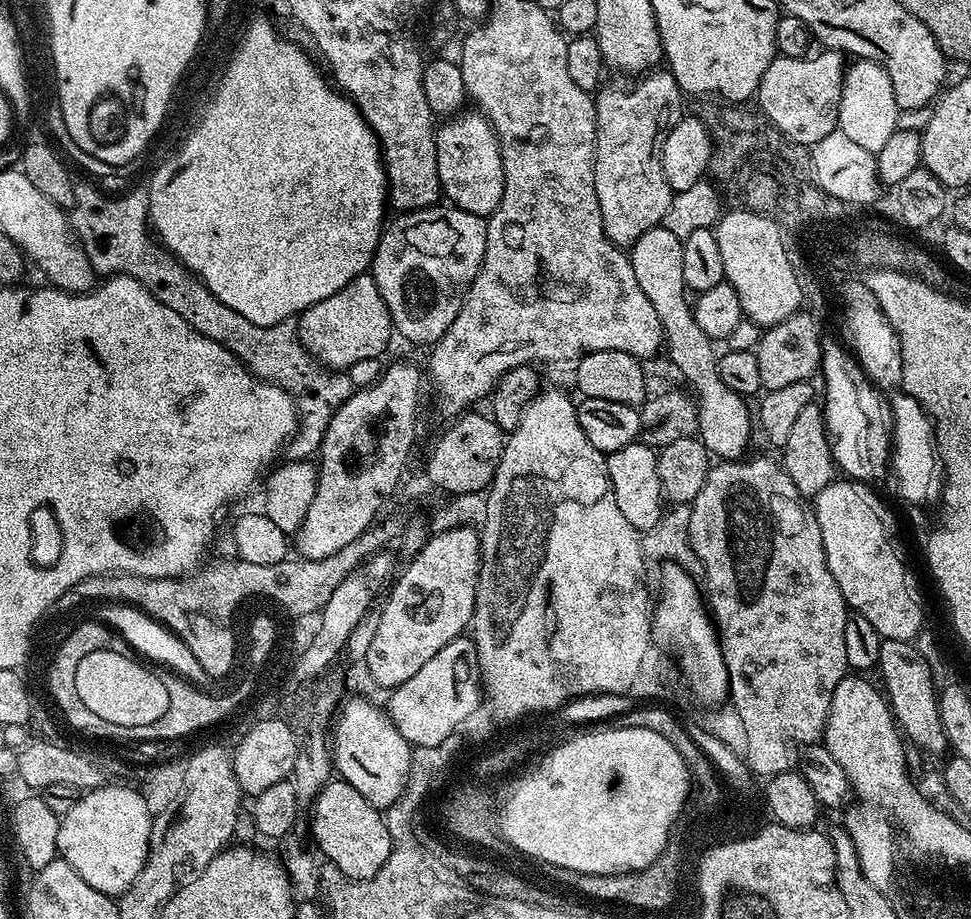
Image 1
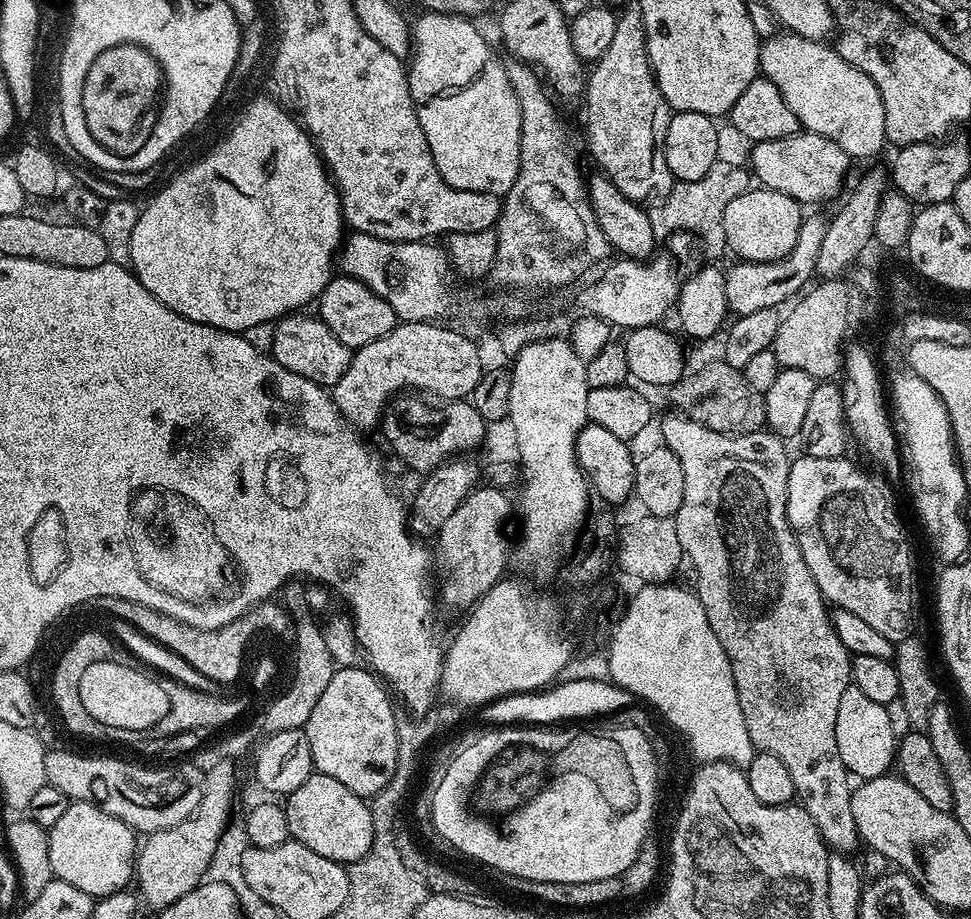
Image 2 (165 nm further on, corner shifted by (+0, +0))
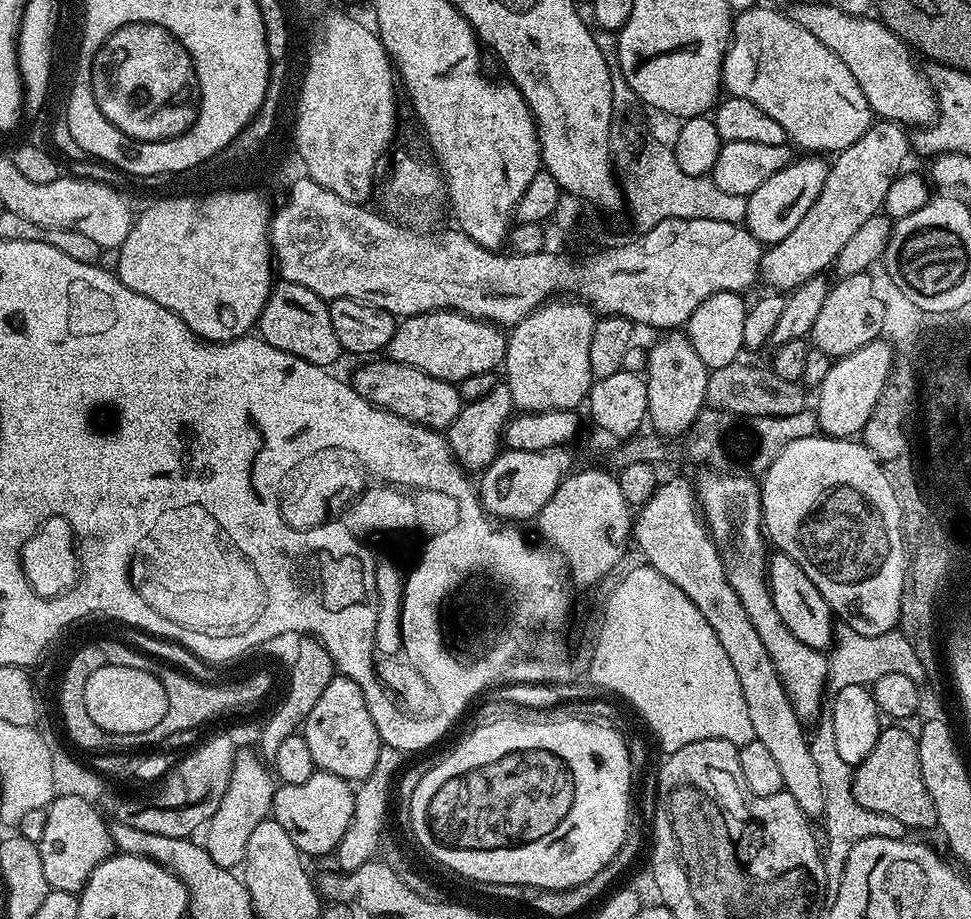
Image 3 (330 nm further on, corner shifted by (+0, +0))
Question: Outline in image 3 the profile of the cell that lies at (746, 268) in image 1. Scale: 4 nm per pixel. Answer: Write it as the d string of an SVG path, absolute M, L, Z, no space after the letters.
M816 154L805 157L805 160L800 160L797 164L796 161L789 162L785 168L778 170L778 174L770 174L770 178L766 178L758 190L747 196L742 224L761 245L771 246L782 242L782 238L786 238L786 234L790 234L794 226L806 218L806 210L810 210L818 194L822 194L829 161Z

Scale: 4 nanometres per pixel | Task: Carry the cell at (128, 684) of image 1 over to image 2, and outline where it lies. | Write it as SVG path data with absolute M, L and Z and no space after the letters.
M119 659L94 662L82 673L79 693L86 712L102 725L127 730L146 730L166 717L170 701L155 675L147 676L128 664L119 664Z

